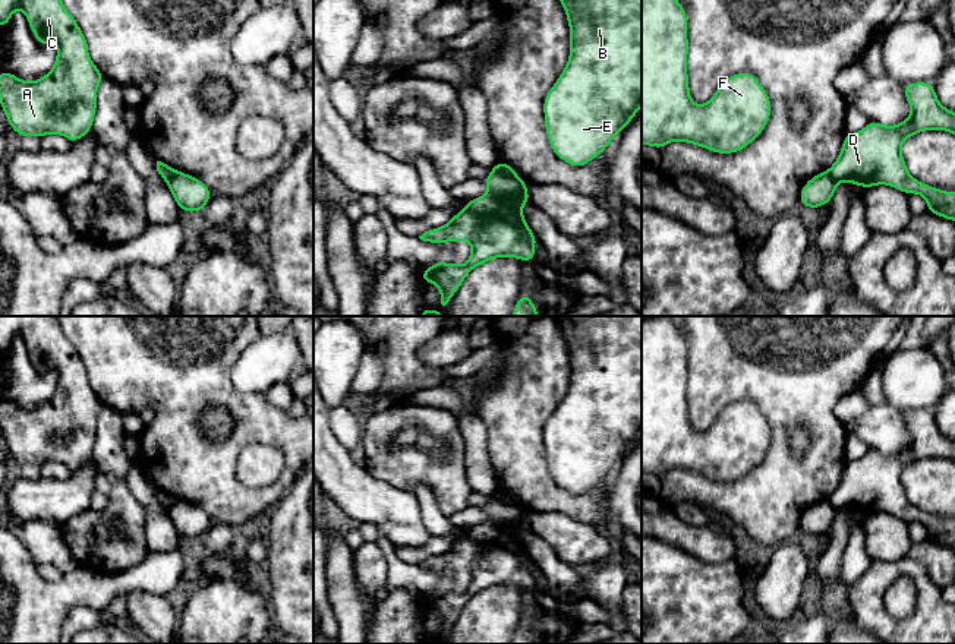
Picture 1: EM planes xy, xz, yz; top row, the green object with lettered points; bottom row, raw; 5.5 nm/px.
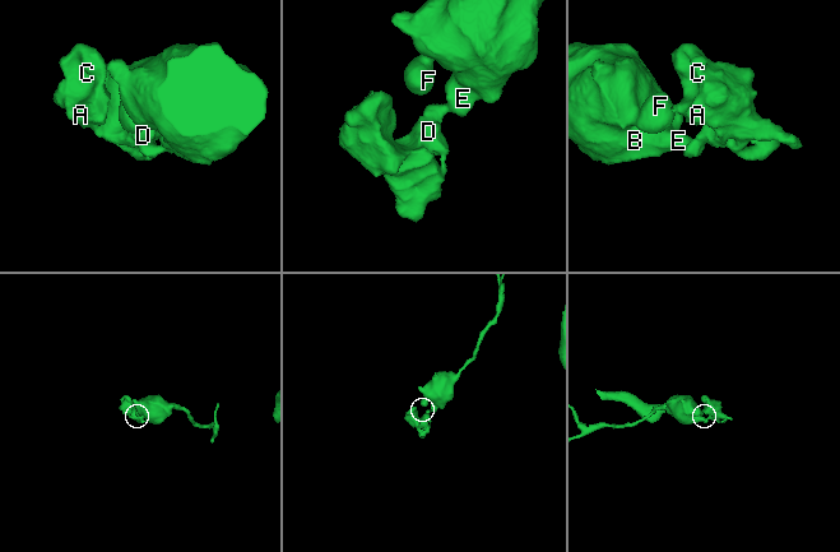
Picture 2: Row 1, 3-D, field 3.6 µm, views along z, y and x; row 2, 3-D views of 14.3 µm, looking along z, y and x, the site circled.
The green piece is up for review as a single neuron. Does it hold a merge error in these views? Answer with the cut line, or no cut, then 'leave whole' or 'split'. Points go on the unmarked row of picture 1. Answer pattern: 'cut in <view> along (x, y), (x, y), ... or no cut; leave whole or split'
cut in xz along (492, 496), (523, 511); split

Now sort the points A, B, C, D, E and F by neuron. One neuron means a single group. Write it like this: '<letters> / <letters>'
A C D / B E F

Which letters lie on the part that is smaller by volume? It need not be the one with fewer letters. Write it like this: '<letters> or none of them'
A, C, D

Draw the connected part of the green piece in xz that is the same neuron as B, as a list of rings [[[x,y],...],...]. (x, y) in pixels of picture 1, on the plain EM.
[[[554,316],[570,354],[570,385],[543,427],[554,482],[573,495],[601,483],[642,436],[642,316]]]

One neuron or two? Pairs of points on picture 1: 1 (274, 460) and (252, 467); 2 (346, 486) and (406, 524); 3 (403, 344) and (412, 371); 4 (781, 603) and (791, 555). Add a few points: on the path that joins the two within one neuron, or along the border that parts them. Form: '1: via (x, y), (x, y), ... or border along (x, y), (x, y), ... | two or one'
1: via (268, 460), (258, 464) | one
2: via (361, 496), (391, 510) | one
3: via (403, 350), (403, 362), (406, 365) | one
4: via (781, 592), (781, 581), (788, 567) | one

